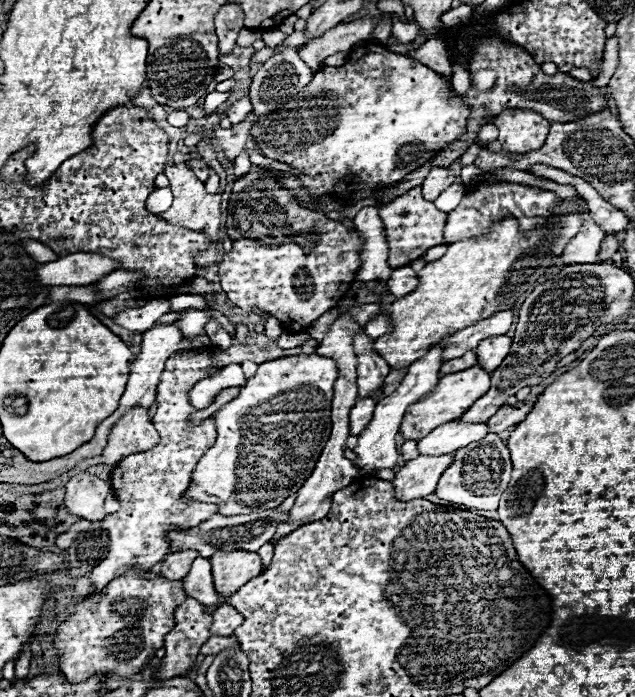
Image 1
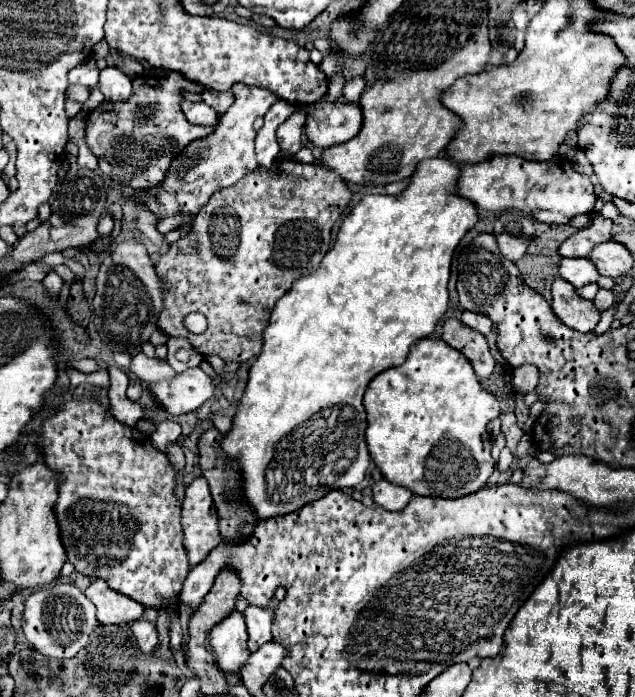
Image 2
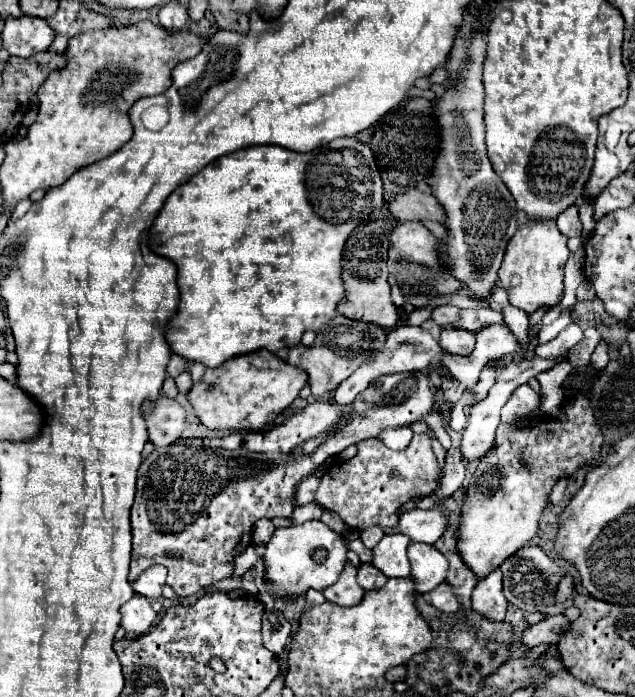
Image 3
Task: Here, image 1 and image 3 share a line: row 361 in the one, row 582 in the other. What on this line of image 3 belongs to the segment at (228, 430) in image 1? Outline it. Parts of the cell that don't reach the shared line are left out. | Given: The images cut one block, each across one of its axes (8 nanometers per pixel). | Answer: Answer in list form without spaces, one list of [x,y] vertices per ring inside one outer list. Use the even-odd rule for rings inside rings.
[[[310,520],[300,526],[286,526],[276,528],[272,540],[266,544],[266,582],[268,590],[260,594],[260,600],[266,610],[272,610],[272,594],[274,596],[298,596],[304,594],[308,588],[322,590],[328,584],[334,584],[338,580],[340,572],[346,564],[346,542],[342,534],[328,528],[320,520]]]

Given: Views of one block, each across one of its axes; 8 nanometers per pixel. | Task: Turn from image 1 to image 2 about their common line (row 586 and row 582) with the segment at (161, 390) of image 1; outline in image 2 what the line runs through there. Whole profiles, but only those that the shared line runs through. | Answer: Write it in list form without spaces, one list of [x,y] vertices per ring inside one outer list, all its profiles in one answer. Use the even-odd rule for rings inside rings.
[[[94,580],[88,588],[86,588],[86,598],[90,602],[94,602],[98,614],[98,622],[100,624],[128,624],[132,620],[138,620],[144,612],[142,604],[136,604],[134,600],[128,600],[128,596],[120,596],[120,592],[112,592],[108,588],[108,584],[104,584],[102,580]]]

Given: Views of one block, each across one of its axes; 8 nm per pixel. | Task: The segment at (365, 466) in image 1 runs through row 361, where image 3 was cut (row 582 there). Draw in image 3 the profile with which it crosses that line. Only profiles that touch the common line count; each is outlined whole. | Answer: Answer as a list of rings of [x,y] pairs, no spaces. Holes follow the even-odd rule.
[[[412,542],[408,546],[408,558],[412,566],[412,578],[416,580],[416,590],[420,594],[430,592],[444,582],[448,574],[448,560],[438,548]]]

